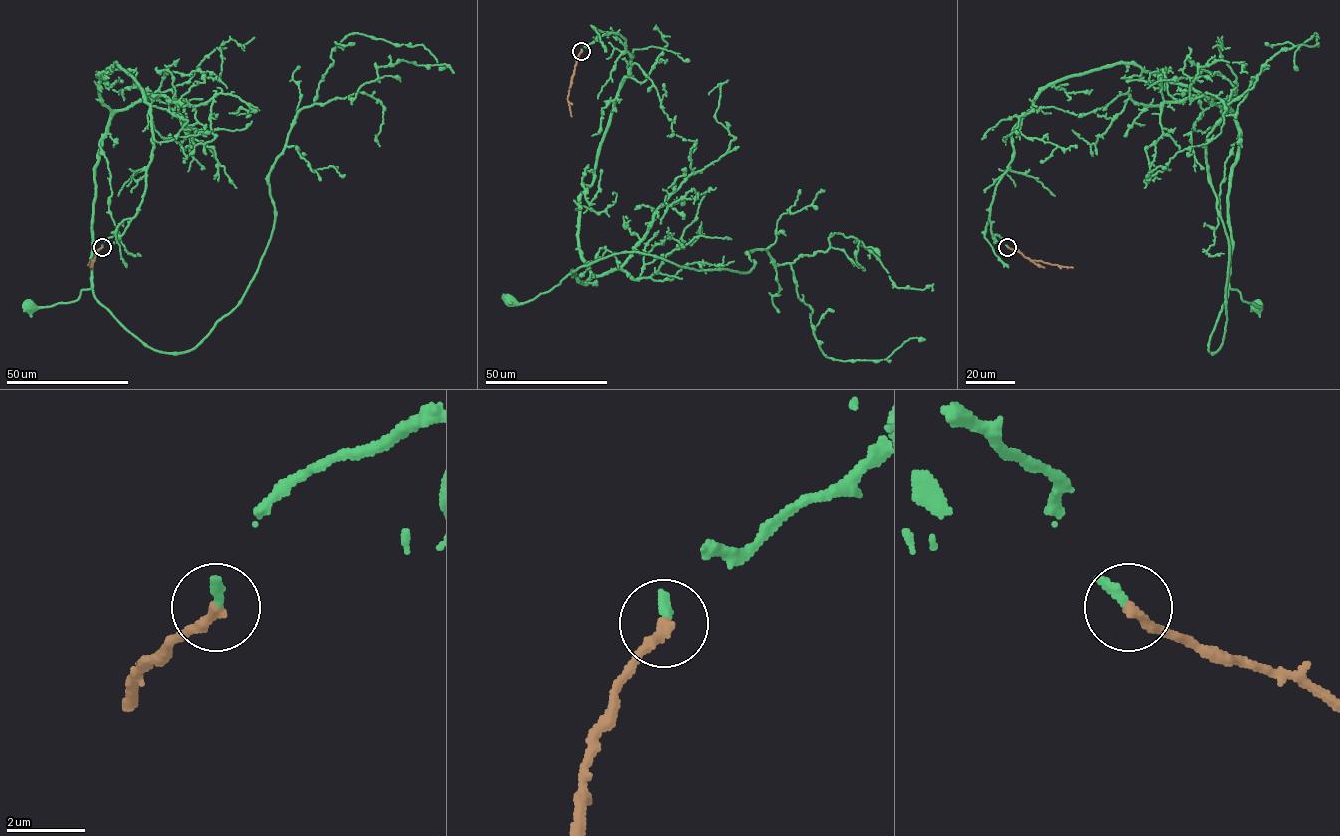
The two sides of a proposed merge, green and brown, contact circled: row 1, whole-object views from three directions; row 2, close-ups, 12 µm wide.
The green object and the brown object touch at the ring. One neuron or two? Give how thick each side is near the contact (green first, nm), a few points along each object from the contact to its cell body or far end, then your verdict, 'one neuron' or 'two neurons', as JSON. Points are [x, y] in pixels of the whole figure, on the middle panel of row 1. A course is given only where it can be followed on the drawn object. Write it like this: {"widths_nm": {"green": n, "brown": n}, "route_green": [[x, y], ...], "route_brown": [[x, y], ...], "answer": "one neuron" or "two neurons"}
{"widths_nm": {"green": 260, "brown": 300}, "route_green": [[581, 51], [616, 33], [632, 55], [580, 196], [589, 277], [573, 271], [509, 301]], "route_brown": [[581, 51], [567, 97], [572, 116]], "answer": "one neuron"}

